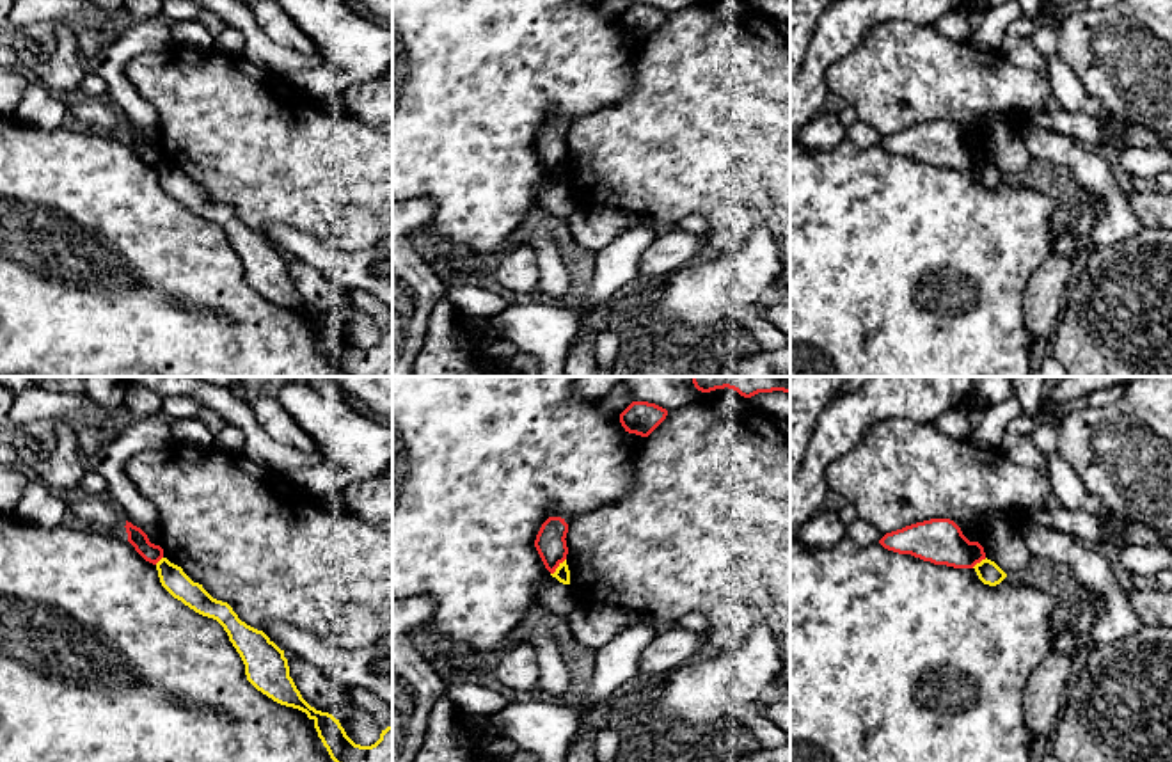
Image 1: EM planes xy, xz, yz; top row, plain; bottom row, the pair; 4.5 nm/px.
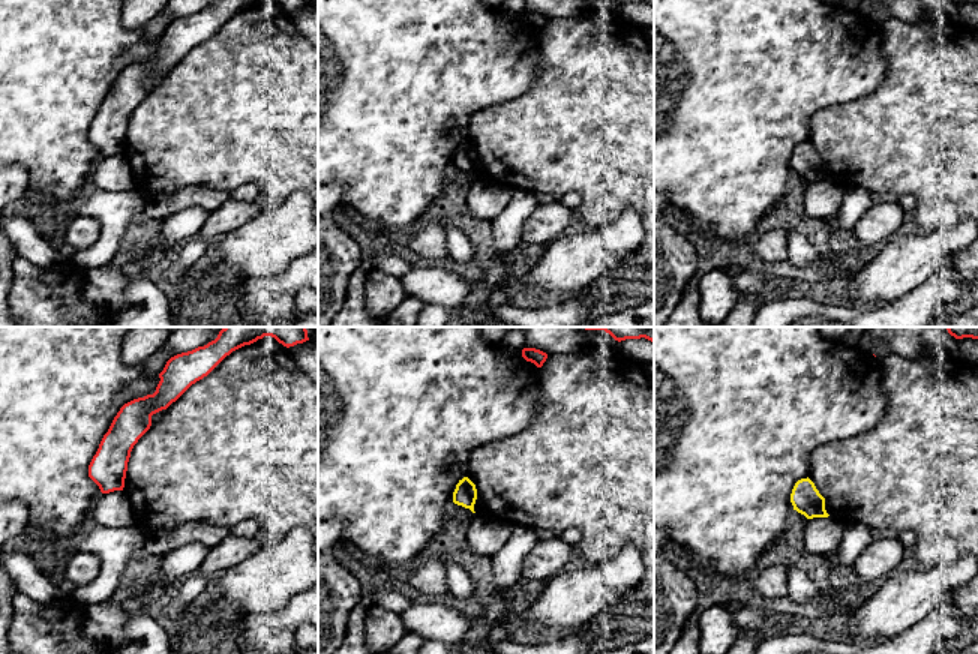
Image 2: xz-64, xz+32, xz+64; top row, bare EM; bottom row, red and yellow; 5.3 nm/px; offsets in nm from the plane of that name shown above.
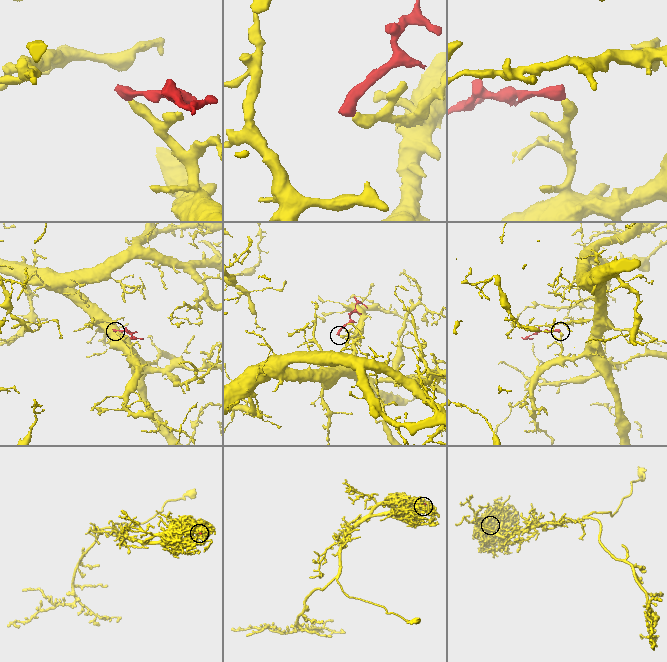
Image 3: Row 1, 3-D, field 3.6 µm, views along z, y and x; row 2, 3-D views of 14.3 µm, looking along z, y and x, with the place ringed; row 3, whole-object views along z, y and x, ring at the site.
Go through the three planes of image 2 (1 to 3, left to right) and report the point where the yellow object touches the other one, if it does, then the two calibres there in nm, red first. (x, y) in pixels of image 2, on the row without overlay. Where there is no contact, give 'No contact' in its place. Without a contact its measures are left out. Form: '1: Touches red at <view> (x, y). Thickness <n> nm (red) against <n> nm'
1: No contact
2: No contact
3: No contact

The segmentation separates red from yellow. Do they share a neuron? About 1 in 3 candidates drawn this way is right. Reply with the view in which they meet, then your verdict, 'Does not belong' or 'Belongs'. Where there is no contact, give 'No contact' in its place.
Touches red in xz. Does not belong

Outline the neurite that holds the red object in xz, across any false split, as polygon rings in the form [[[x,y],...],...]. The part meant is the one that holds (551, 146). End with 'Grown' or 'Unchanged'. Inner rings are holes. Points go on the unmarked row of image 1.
[[[549,119],[535,142],[535,149],[545,167],[545,171],[554,176],[556,171],[566,162],[566,135],[568,126],[561,119]]]. Unchanged

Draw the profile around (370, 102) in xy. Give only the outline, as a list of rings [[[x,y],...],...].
[[[392,78],[355,83],[341,96],[348,114],[376,130],[392,131]]]

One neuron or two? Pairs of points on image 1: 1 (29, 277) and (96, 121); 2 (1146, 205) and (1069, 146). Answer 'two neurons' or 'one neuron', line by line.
1: two neurons
2: two neurons

